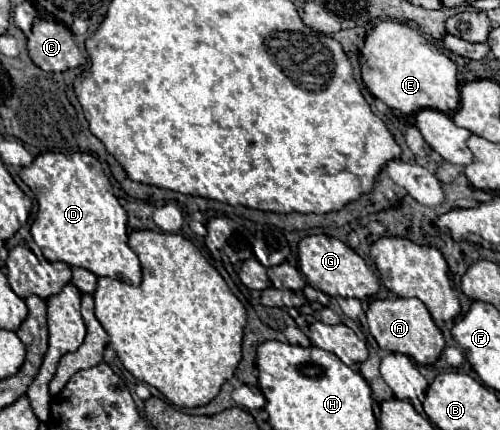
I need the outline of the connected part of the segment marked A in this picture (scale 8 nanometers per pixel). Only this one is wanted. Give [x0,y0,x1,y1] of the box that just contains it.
[366,299,445,365]

